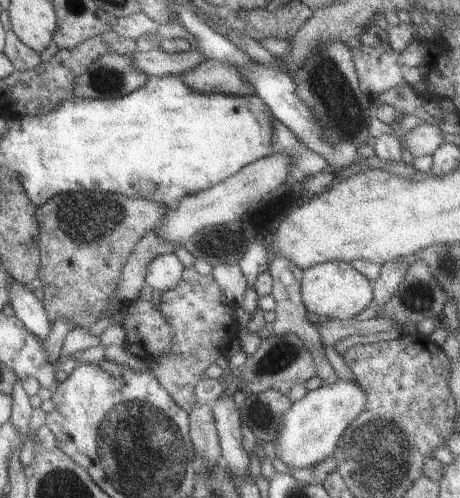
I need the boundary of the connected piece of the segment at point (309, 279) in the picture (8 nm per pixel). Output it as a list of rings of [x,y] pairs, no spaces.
[[[328,261],[303,270],[300,298],[307,312],[314,312],[328,319],[348,320],[368,307],[372,302],[373,292],[371,282],[356,268],[352,268],[352,264],[344,261]]]

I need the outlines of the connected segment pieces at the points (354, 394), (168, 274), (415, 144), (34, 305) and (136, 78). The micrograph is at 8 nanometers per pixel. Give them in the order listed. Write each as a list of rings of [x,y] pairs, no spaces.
[[[339,379],[334,384],[324,384],[320,388],[307,391],[300,400],[294,401],[284,414],[284,420],[272,444],[276,458],[290,468],[308,468],[328,456],[332,457],[345,428],[348,428],[352,420],[365,408],[366,392],[356,380]]]
[[[164,253],[154,257],[146,267],[146,286],[151,290],[168,290],[174,288],[184,272],[184,266],[175,253]]]
[[[429,120],[420,122],[400,139],[404,150],[409,151],[413,157],[430,156],[444,143],[441,128]]]
[[[16,279],[8,280],[8,304],[14,310],[14,316],[24,324],[24,326],[38,336],[38,338],[48,338],[53,323],[50,322],[46,308],[42,301],[34,295],[29,288],[29,283],[18,282]]]
[[[108,52],[88,66],[88,70],[72,86],[74,97],[111,99],[126,96],[140,88],[149,79],[148,74],[136,70],[130,55]]]

